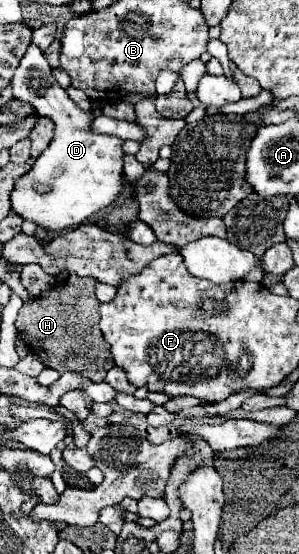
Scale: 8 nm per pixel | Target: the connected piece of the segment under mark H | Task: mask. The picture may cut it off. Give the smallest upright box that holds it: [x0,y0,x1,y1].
[17,275,113,381]

